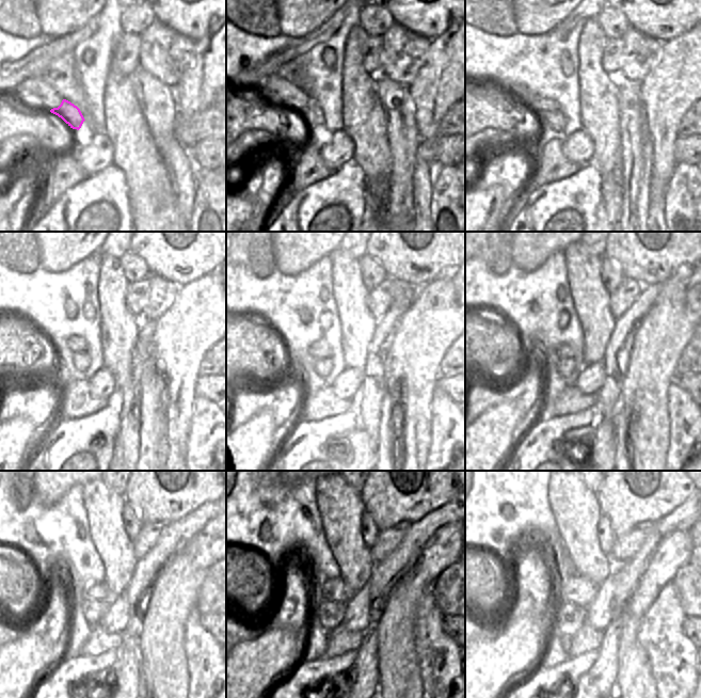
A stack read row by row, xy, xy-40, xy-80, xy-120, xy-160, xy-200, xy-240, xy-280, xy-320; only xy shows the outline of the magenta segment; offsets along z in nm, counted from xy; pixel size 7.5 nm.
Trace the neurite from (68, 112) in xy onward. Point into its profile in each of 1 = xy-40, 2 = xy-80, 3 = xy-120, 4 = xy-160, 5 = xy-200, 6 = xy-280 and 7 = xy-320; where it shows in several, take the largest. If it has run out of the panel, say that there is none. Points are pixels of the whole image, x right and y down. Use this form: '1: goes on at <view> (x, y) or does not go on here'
1: goes on at xy-40 (312, 114)
2: goes on at xy-80 (555, 120)
3: goes on at xy-120 (81, 361)
4: goes on at xy-160 (322, 367)
5: goes on at xy-200 (566, 367)
6: goes on at xy-280 (331, 614)
7: goes on at xy-320 (571, 617)

